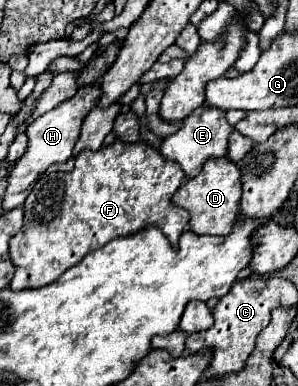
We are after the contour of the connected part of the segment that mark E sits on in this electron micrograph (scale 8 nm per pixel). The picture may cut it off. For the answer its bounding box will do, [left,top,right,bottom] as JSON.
[161,107,235,177]

